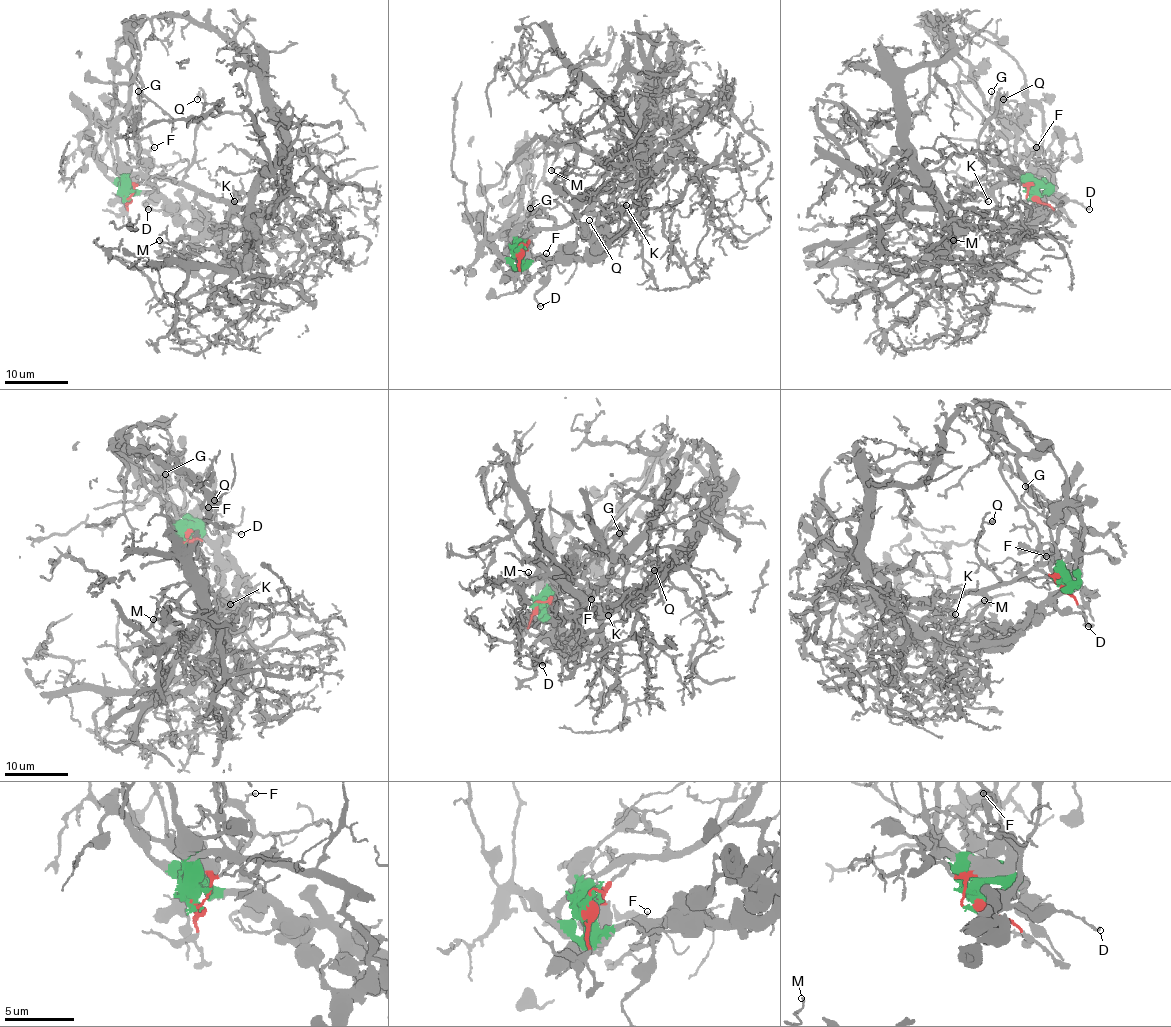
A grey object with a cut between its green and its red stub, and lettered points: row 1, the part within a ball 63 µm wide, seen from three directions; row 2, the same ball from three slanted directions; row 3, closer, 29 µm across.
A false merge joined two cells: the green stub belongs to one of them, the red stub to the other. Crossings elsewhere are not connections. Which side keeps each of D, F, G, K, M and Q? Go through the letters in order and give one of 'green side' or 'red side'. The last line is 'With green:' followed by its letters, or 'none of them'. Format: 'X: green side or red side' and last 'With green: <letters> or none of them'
D: green side
F: green side
G: green side
K: red side
M: red side
Q: red side
With green: D, F, G

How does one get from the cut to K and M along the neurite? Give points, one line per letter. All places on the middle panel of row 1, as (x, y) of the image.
K: (518, 250), (519, 245), (526, 245), (542, 229), (565, 228), (622, 171), (635, 186), (624, 202), (625, 205)
M: (518, 250), (519, 245), (526, 245), (542, 229), (565, 228), (621, 166), (576, 147), (573, 163), (551, 171)

